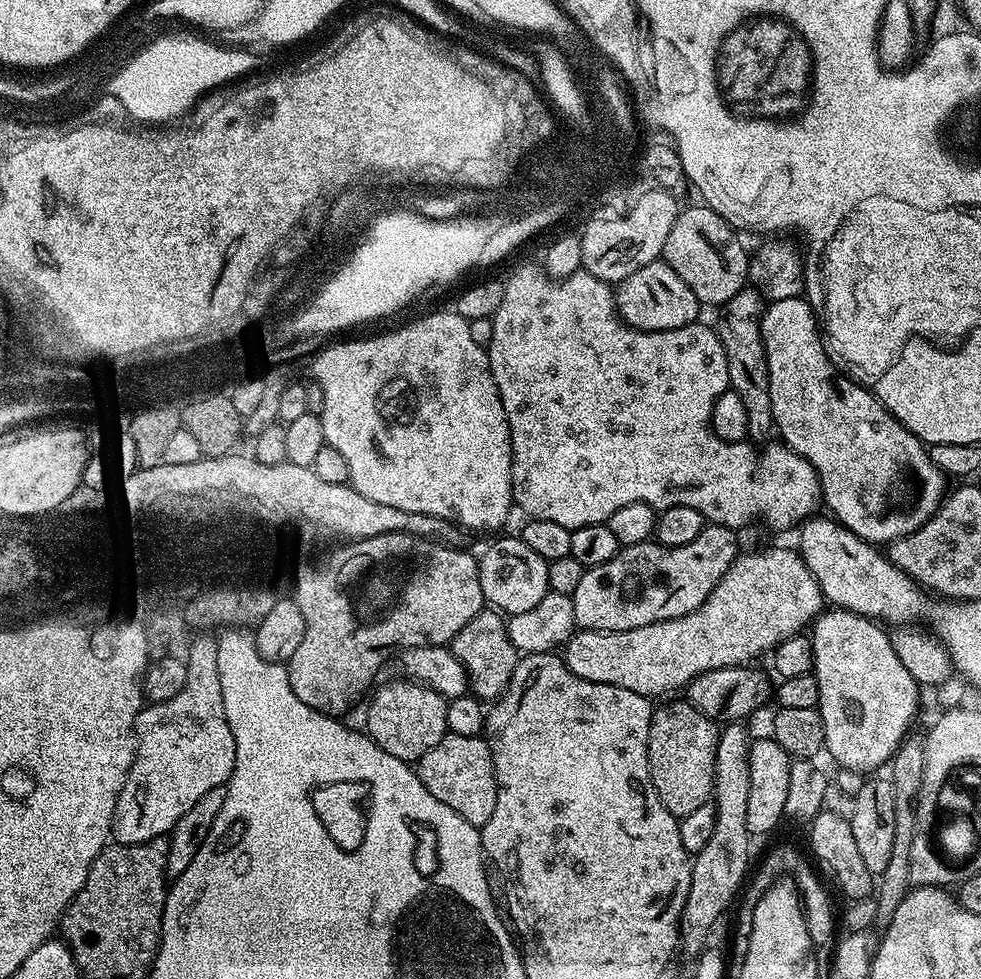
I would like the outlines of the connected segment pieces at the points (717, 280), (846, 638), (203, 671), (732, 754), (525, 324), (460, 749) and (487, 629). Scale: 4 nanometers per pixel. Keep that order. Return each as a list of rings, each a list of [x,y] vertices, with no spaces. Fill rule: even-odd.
[[[697,205],[677,213],[662,258],[692,288],[701,305],[720,308],[747,285],[750,256],[730,224],[709,206]]]
[[[825,610],[816,617],[814,627],[811,629],[812,645],[814,646],[814,658],[816,666],[814,675],[818,682],[818,690],[820,691],[820,715],[824,718],[824,746],[827,755],[832,755],[840,764],[884,764],[889,763],[890,757],[896,753],[897,743],[904,739],[906,729],[904,724],[908,724],[912,720],[912,708],[916,708],[920,704],[921,685],[915,683],[911,676],[910,670],[906,670],[902,666],[902,662],[896,660],[894,654],[894,646],[890,642],[890,636],[887,631],[883,632],[881,625],[871,618],[865,618],[854,614],[853,612],[845,612],[843,610]]]
[[[202,630],[195,633],[192,640],[192,656],[185,661],[188,668],[186,686],[182,690],[178,690],[178,694],[174,694],[174,698],[166,698],[166,702],[152,702],[140,709],[136,719],[135,730],[135,735],[138,737],[136,741],[136,757],[126,774],[126,782],[122,786],[122,794],[118,794],[118,802],[116,803],[114,818],[112,819],[111,839],[115,843],[141,844],[159,836],[168,836],[173,826],[178,822],[178,818],[182,818],[182,814],[186,814],[186,810],[190,810],[190,806],[194,806],[194,802],[198,802],[198,798],[202,798],[202,794],[206,794],[209,790],[214,790],[215,788],[225,787],[228,779],[232,777],[234,762],[236,761],[236,743],[234,742],[234,734],[230,734],[230,722],[226,722],[226,706],[222,706],[222,681],[218,678],[217,642],[218,638],[211,631]]]
[[[728,722],[719,729],[720,737],[714,762],[714,786],[712,800],[716,806],[714,834],[692,860],[690,894],[680,915],[678,948],[682,953],[699,957],[709,943],[708,935],[720,920],[720,915],[741,895],[749,875],[748,843],[746,830],[746,801],[750,798],[750,746],[749,725],[744,722]],[[736,896],[736,897],[735,897]],[[708,940],[708,941],[707,941]]]
[[[539,263],[524,264],[512,277],[504,280],[504,293],[502,294],[502,306],[498,306],[496,315],[491,317],[493,322],[493,337],[487,346],[488,361],[490,362],[490,370],[494,374],[494,382],[498,386],[498,394],[502,398],[502,406],[506,410],[506,418],[510,426],[510,438],[512,439],[512,499],[515,507],[520,508],[525,513],[525,517],[533,520],[545,520],[546,522],[558,522],[558,526],[566,526],[567,528],[581,528],[582,526],[594,526],[608,521],[610,514],[614,514],[614,510],[619,510],[621,506],[630,506],[630,502],[646,502],[651,508],[663,510],[670,506],[694,506],[694,510],[698,510],[703,514],[705,521],[713,524],[720,524],[724,528],[733,530],[741,530],[747,526],[751,520],[756,520],[761,516],[766,523],[772,528],[792,528],[804,523],[805,520],[815,517],[818,509],[821,507],[822,497],[820,495],[820,479],[814,470],[814,466],[810,462],[806,462],[804,456],[799,456],[797,452],[783,443],[772,442],[765,445],[761,453],[754,450],[755,448],[749,441],[742,443],[722,442],[722,438],[718,438],[718,434],[714,434],[712,429],[712,416],[704,416],[704,412],[696,412],[696,364],[700,364],[700,322],[682,326],[681,329],[662,330],[661,332],[644,332],[642,329],[632,328],[620,316],[616,309],[616,292],[613,285],[602,278],[594,278],[594,274],[586,271],[578,271],[570,274],[564,280],[558,281],[549,276]]]
[[[445,732],[444,737],[438,742],[438,746],[434,746],[430,750],[426,750],[426,754],[422,754],[422,758],[418,761],[418,771],[426,790],[430,790],[430,794],[434,794],[434,798],[438,798],[438,802],[450,806],[450,810],[454,810],[454,814],[466,818],[466,822],[470,822],[479,829],[483,828],[486,822],[490,822],[490,814],[494,814],[496,805],[496,775],[490,746],[483,735],[467,736],[466,734]]]
[[[491,606],[484,607],[470,618],[470,622],[466,622],[466,626],[462,626],[462,630],[458,630],[458,634],[454,634],[450,647],[466,670],[471,695],[481,702],[499,700],[508,688],[518,659],[518,651],[507,634],[505,617]]]

